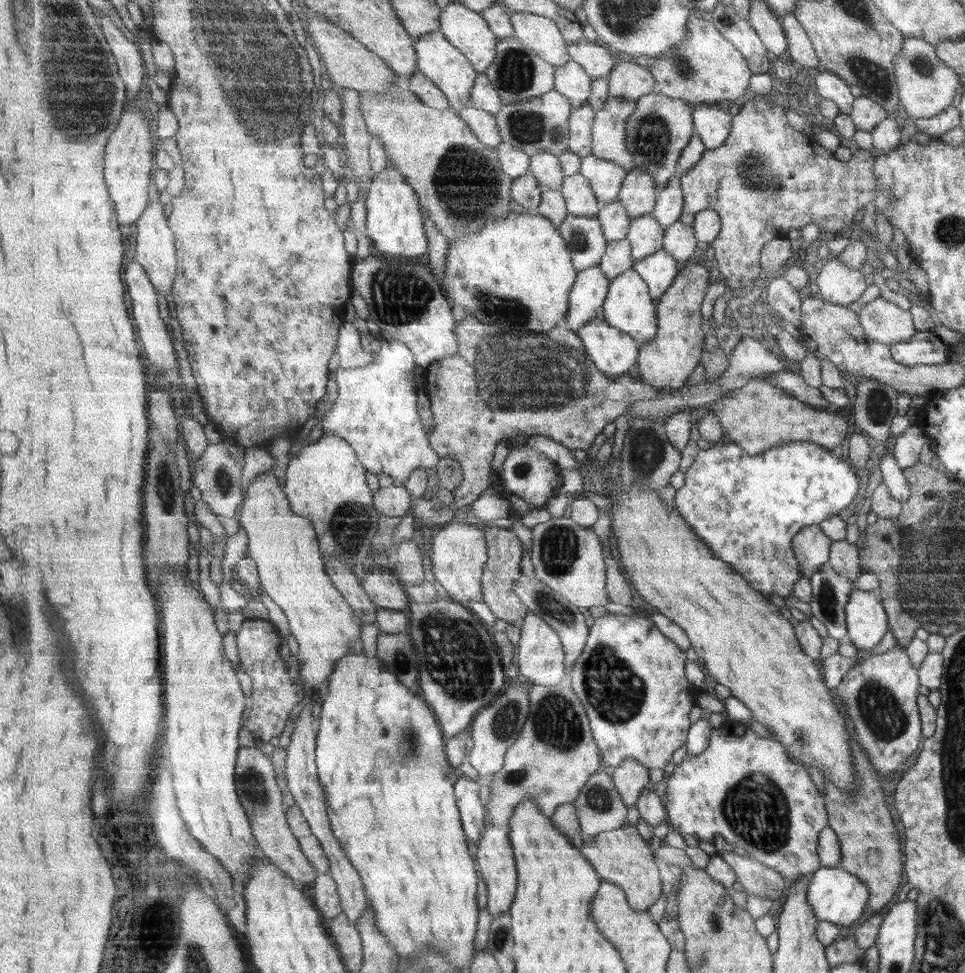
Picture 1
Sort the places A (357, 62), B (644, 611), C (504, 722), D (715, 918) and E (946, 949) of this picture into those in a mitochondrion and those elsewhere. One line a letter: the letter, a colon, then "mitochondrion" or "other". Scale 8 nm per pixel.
A: other
B: other
C: mitochondrion
D: mitochondrion
E: mitochondrion

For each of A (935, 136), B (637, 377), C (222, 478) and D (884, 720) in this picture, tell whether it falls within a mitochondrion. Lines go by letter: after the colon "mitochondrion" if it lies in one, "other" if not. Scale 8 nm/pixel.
A: other
B: other
C: mitochondrion
D: mitochondrion

